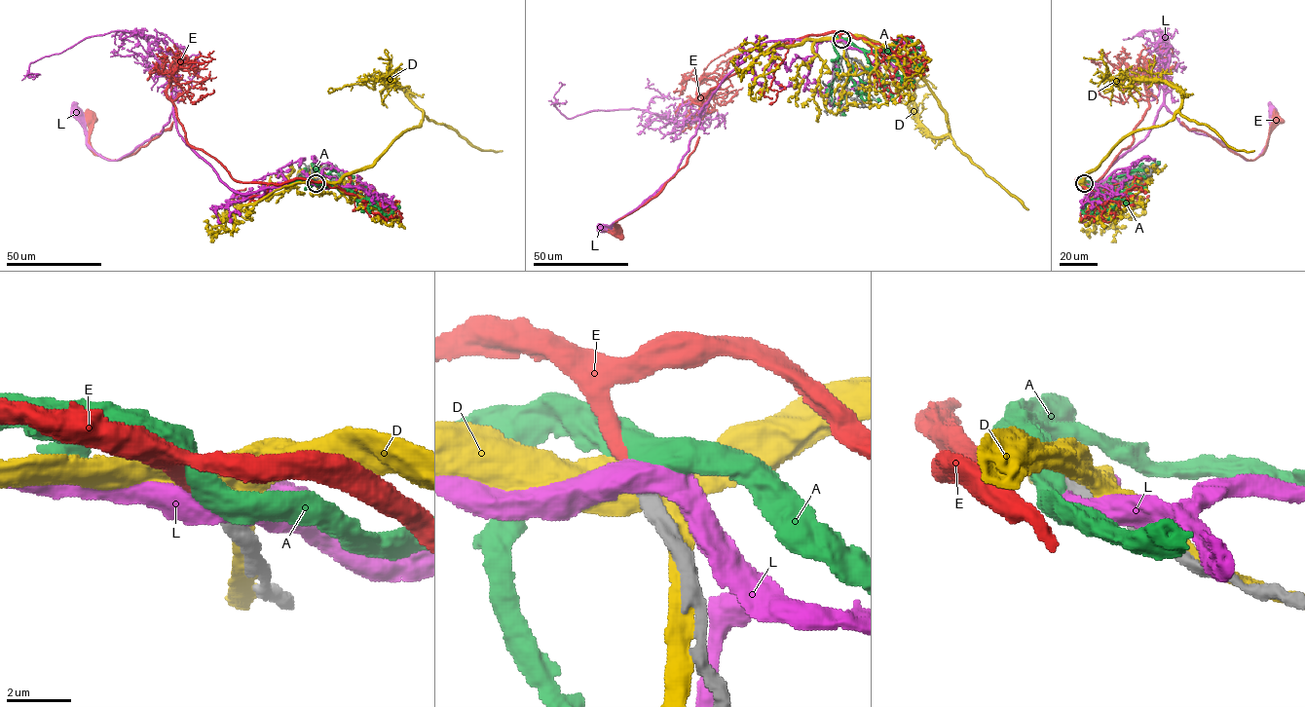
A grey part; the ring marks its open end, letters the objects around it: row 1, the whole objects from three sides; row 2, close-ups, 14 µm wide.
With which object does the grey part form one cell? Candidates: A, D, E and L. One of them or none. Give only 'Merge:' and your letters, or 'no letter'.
Merge: E

